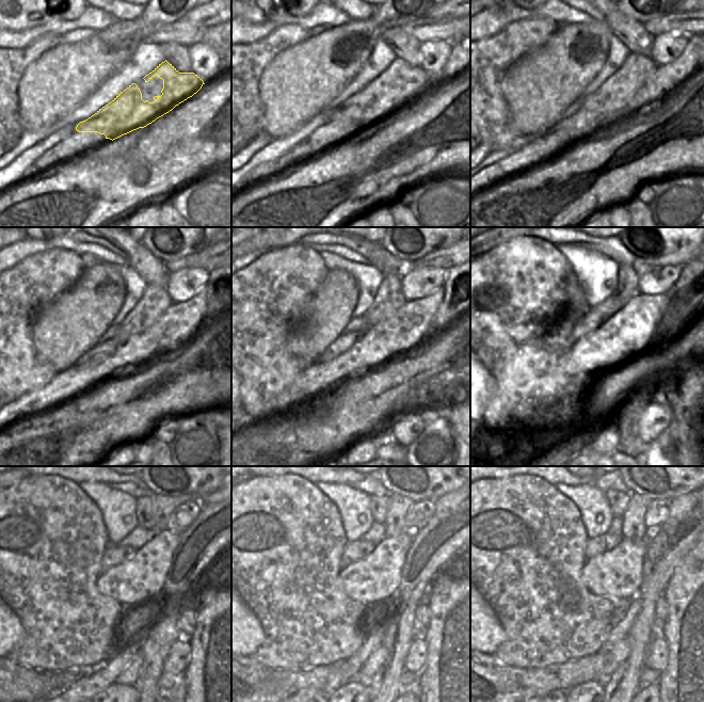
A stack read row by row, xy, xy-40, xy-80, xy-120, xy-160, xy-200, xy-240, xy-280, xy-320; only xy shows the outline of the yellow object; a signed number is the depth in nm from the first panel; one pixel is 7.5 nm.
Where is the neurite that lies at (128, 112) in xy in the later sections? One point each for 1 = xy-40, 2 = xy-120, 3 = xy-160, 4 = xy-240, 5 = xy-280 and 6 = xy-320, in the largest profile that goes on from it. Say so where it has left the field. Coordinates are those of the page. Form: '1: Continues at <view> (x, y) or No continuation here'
1: Continues at xy-40 (416, 83)
2: Continues at xy-120 (155, 300)
3: Continues at xy-160 (389, 298)
4: Continues at xy-240 (144, 513)
5: Continues at xy-280 (379, 504)
6: Continues at xy-320 (619, 501)

